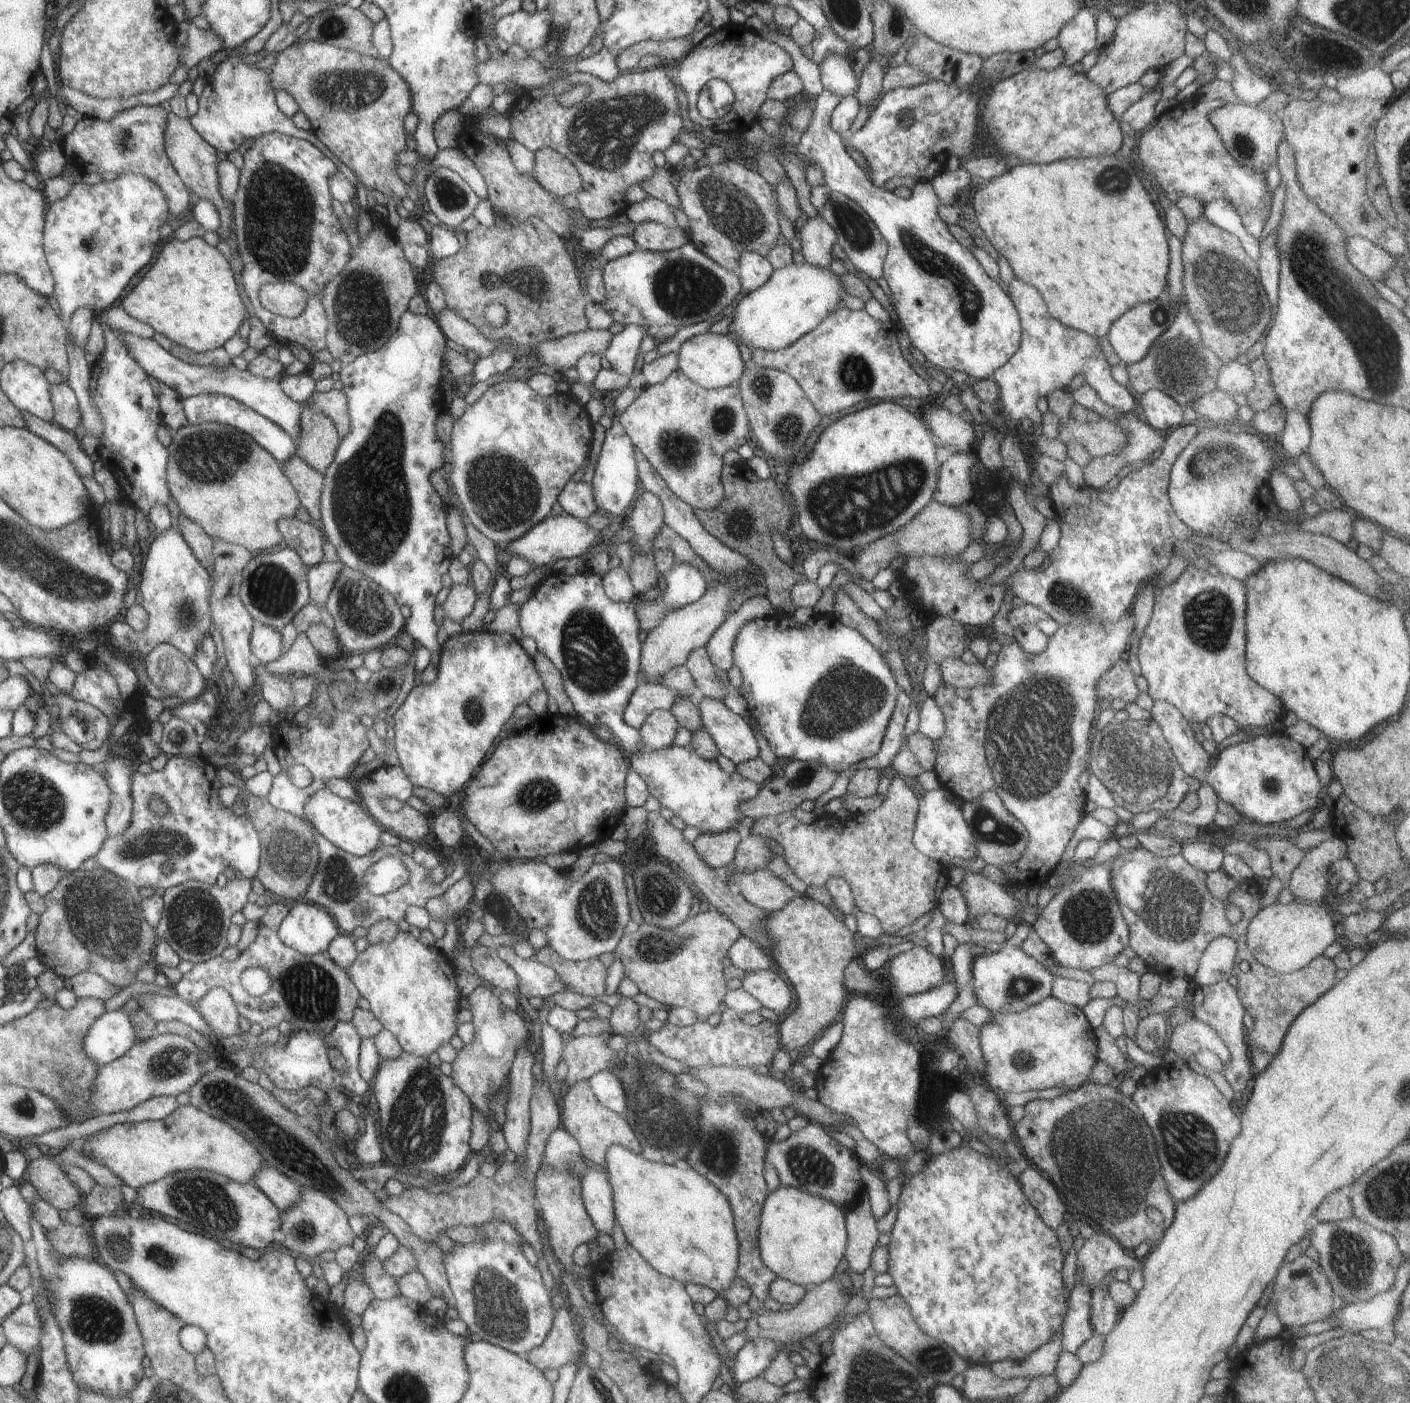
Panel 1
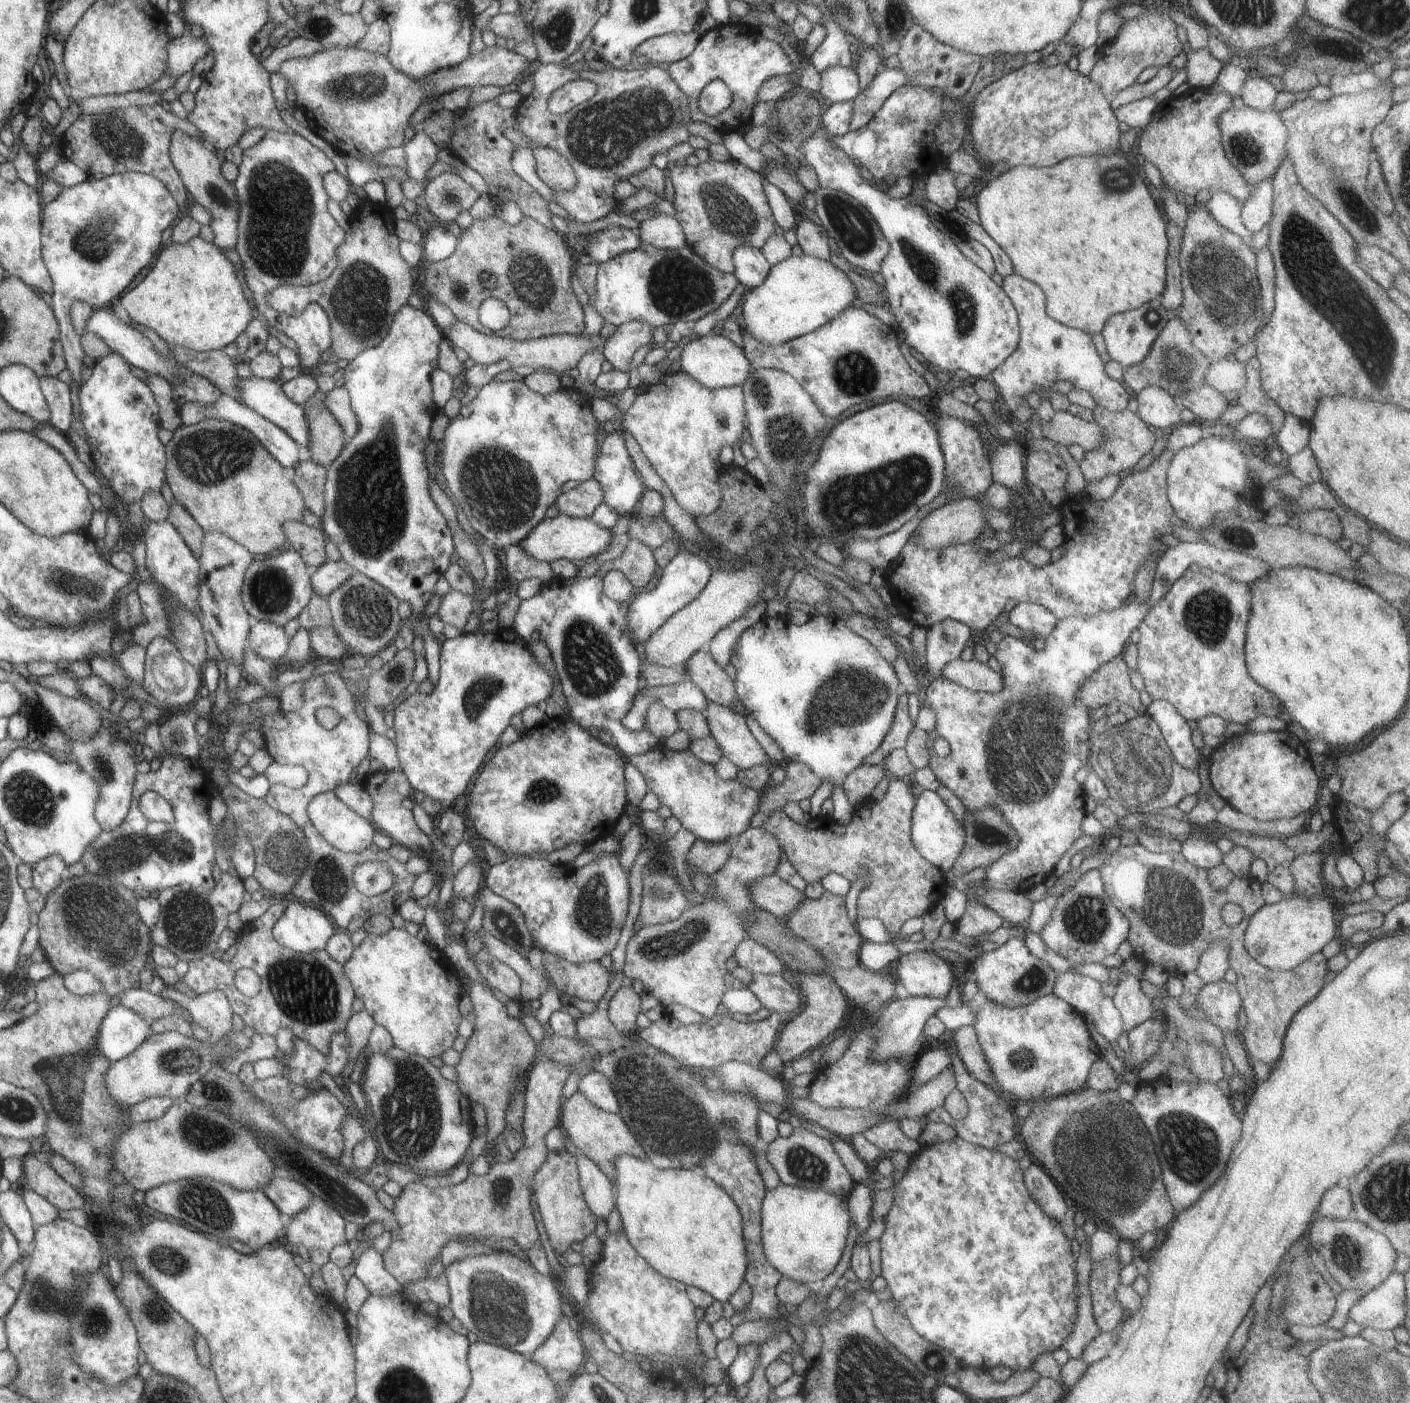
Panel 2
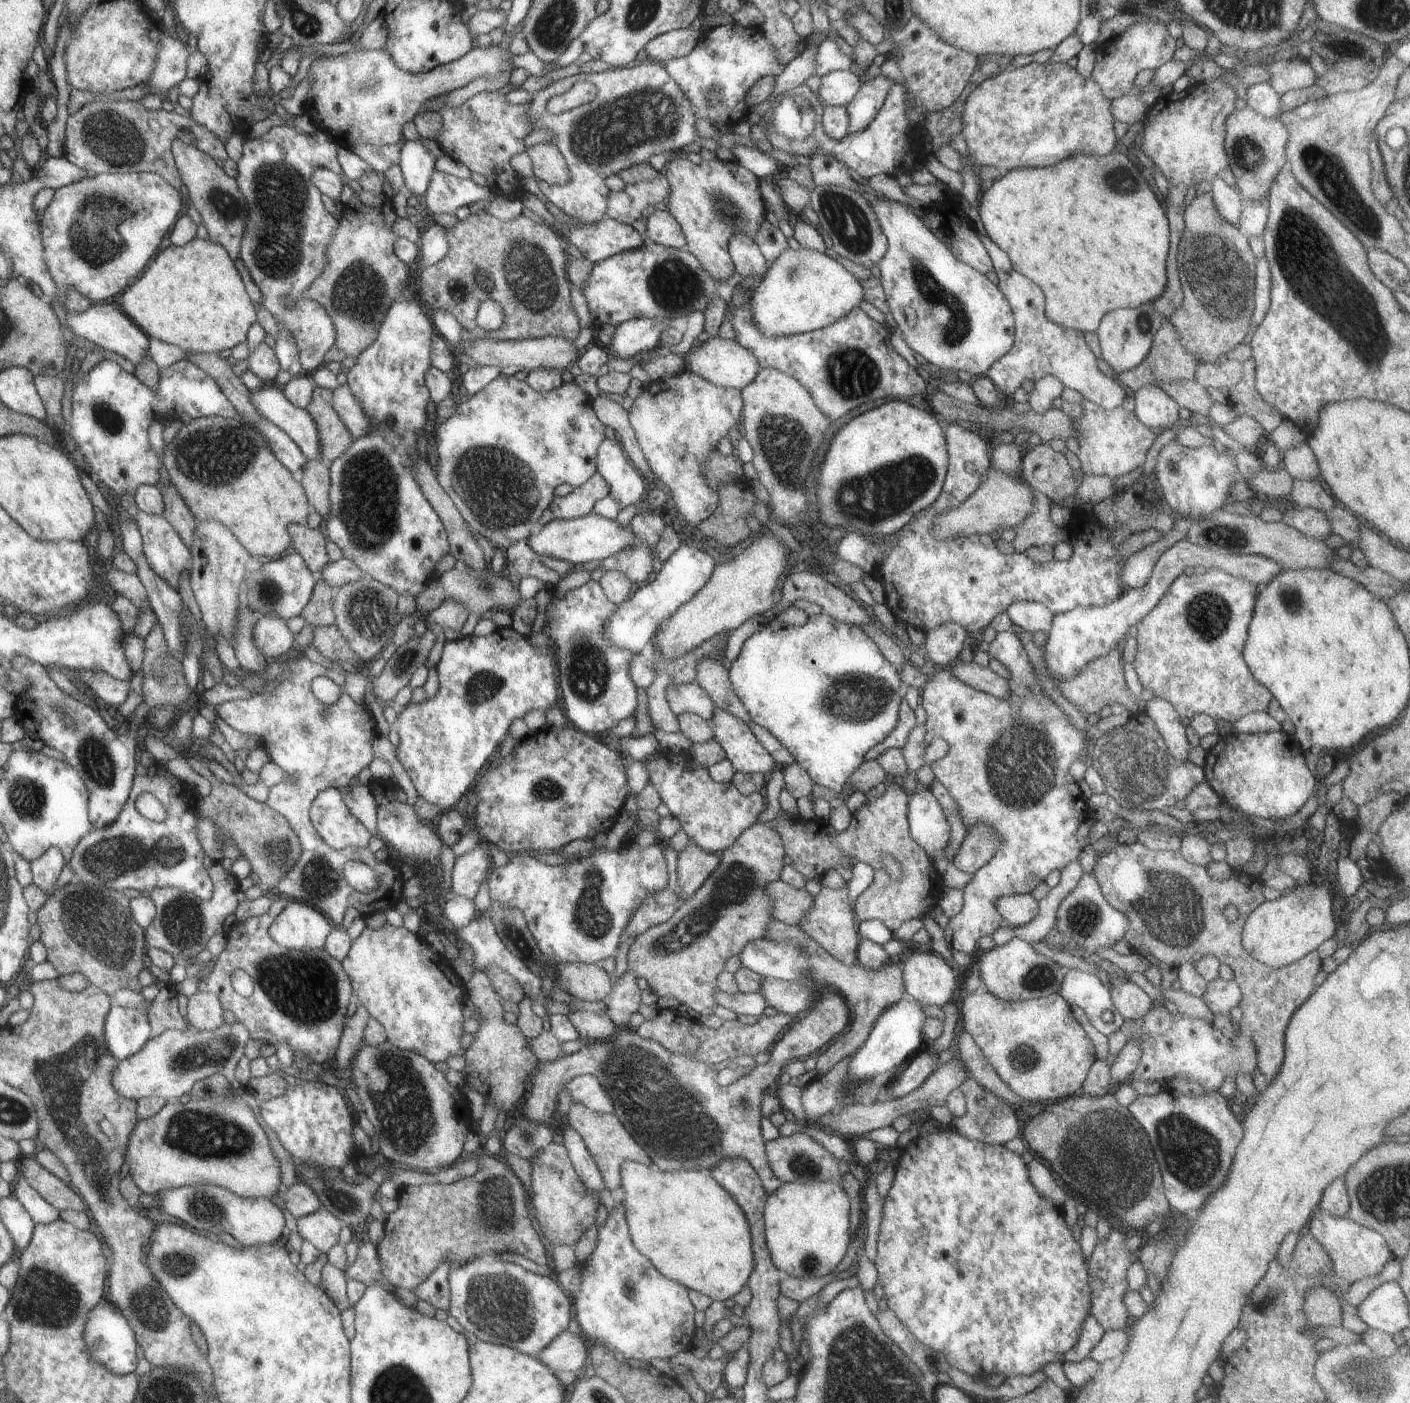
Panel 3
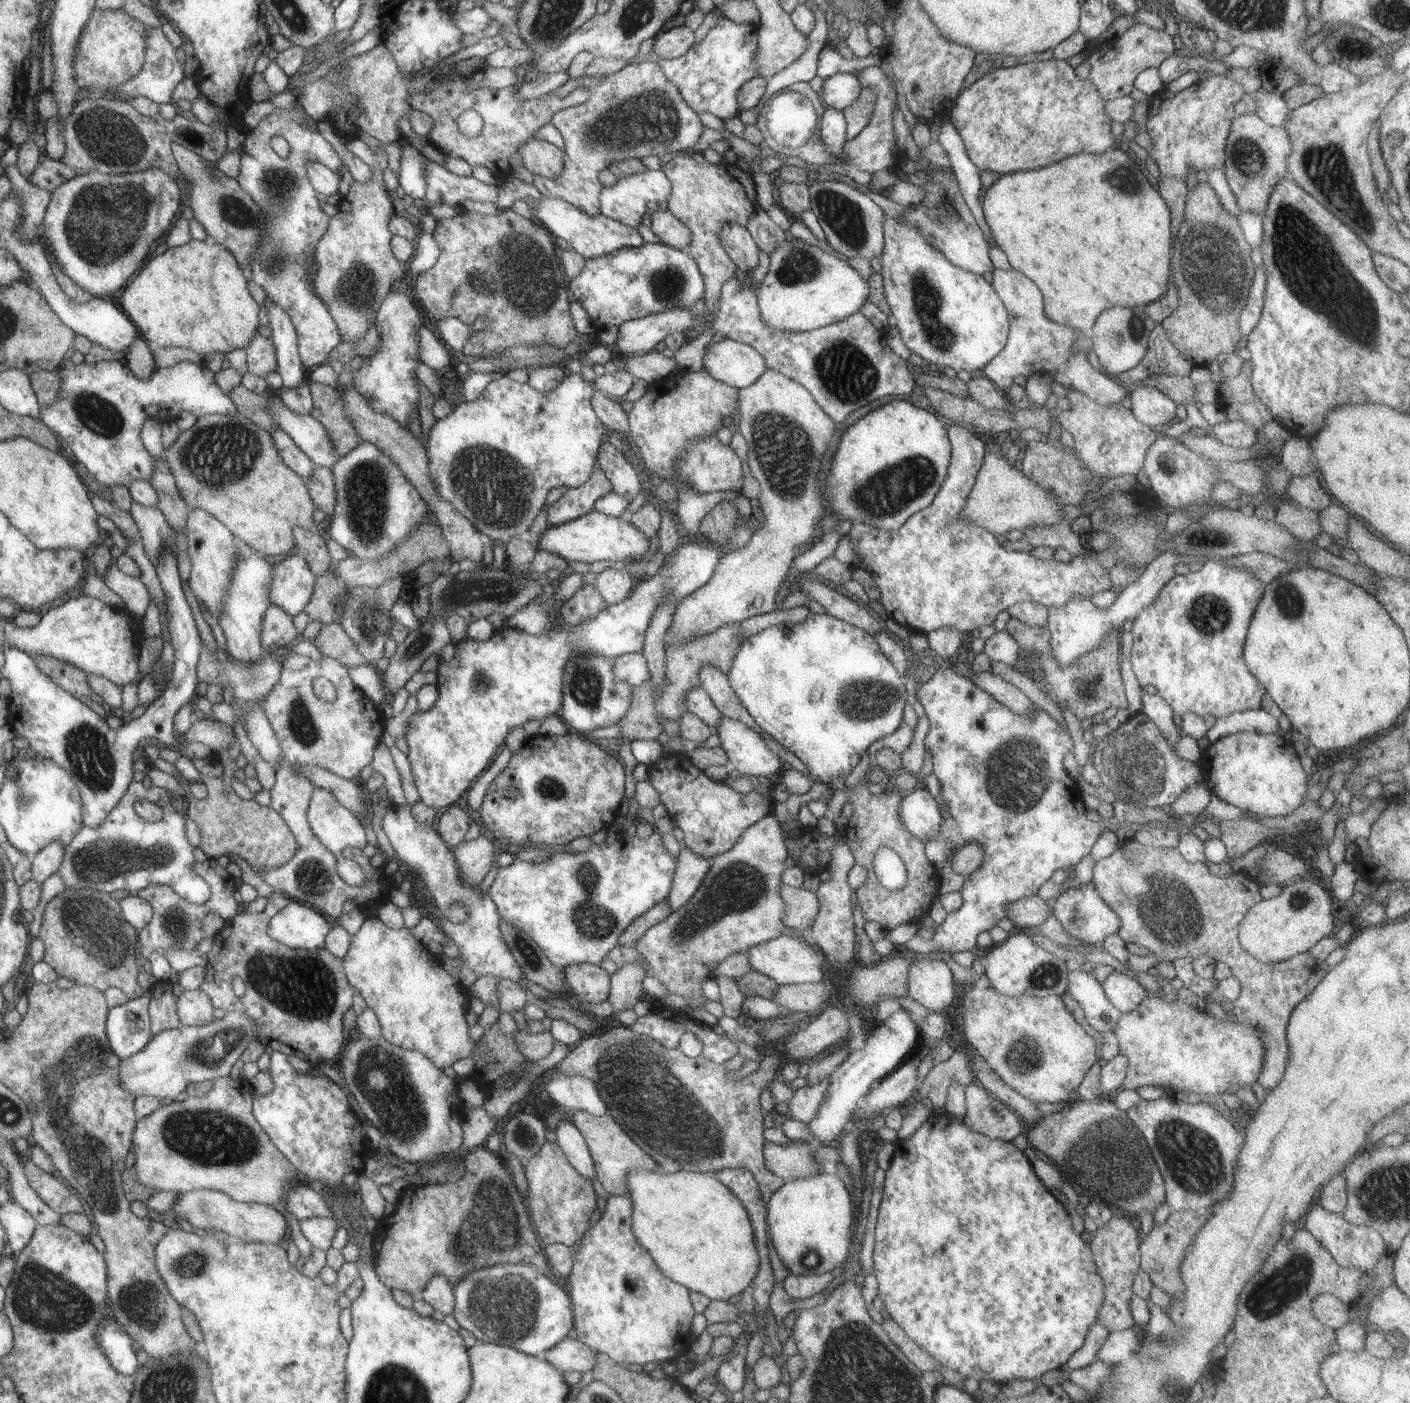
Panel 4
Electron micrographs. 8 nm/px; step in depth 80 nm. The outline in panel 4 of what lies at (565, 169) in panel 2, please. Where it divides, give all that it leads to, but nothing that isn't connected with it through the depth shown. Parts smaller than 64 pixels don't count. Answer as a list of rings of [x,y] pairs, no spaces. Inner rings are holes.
[[[528,138],[520,146],[518,153],[524,162],[524,167],[533,175],[558,178],[563,170],[563,150],[546,140]]]

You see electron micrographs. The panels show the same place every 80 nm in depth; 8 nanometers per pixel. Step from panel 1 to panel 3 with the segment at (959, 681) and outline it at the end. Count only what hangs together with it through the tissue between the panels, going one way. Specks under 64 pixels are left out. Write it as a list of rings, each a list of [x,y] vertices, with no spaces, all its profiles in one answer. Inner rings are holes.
[[[958,660],[952,664],[950,672],[964,684],[980,692],[987,693],[995,698],[1008,698],[1010,696],[1010,684],[1004,678],[1000,678],[989,667],[978,666],[976,662],[963,662]]]

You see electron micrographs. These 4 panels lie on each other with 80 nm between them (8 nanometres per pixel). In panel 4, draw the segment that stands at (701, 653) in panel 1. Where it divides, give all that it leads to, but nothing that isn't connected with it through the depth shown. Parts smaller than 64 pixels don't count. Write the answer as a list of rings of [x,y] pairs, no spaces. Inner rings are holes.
[[[708,664],[708,666],[704,666],[700,670],[699,678],[701,688],[711,696],[711,699],[715,702],[715,706],[723,712],[723,717],[742,722],[744,726],[748,726],[756,734],[766,737],[766,734],[752,719],[748,710],[745,710],[740,698],[734,693],[732,686],[729,686],[727,674],[722,674],[718,668],[714,668],[714,666]]]

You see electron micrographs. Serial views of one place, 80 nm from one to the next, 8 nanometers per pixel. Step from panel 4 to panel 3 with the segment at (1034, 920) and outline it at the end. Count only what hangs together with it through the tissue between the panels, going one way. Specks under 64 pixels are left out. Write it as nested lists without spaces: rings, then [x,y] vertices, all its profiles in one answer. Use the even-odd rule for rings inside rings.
[[[1031,894],[1004,896],[996,902],[996,908],[1003,920],[1006,920],[1010,927],[1020,927],[1032,922],[1038,914],[1038,900]]]

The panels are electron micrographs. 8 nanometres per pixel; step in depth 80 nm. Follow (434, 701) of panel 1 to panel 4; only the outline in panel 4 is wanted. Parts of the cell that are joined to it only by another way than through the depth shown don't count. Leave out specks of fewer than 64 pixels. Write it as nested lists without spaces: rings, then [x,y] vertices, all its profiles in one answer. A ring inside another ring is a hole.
[[[739,517],[732,536],[728,542],[709,548],[690,542],[678,550],[676,556],[665,560],[664,566],[654,576],[642,578],[637,582],[634,593],[619,604],[609,605],[596,618],[587,622],[580,622],[576,626],[568,626],[559,615],[554,619],[554,626],[537,636],[528,636],[526,631],[508,627],[498,629],[494,636],[486,642],[476,640],[452,641],[440,652],[437,670],[437,700],[428,710],[419,710],[410,716],[410,726],[406,732],[408,743],[408,760],[412,764],[412,778],[418,788],[421,802],[426,806],[440,810],[452,806],[460,794],[470,788],[472,780],[478,778],[486,764],[492,762],[496,748],[500,748],[506,740],[506,734],[514,726],[524,726],[531,720],[546,719],[550,715],[558,715],[563,705],[564,670],[570,666],[572,658],[578,654],[586,656],[604,656],[604,658],[618,657],[626,654],[640,653],[644,647],[644,636],[652,621],[652,616],[662,598],[674,596],[679,602],[687,598],[692,592],[707,585],[715,575],[715,570],[723,560],[726,552],[742,550],[752,538],[752,530],[748,520]]]

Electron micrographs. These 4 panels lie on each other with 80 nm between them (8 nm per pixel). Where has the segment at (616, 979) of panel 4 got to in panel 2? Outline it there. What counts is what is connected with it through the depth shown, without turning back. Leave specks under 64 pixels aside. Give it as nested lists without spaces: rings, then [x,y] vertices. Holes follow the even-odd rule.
[[[624,985],[616,990],[608,1008],[608,1016],[616,1030],[627,1035],[635,1035],[639,1030],[637,1016],[641,1012],[639,994]]]

